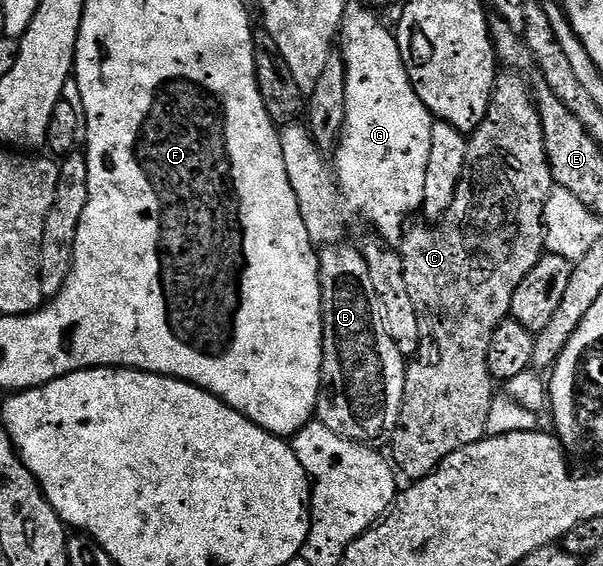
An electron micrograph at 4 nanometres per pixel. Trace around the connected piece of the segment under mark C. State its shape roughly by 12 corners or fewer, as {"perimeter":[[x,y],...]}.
{"perimeter":[[498,73],[451,208],[399,243],[419,316],[392,465],[486,437],[487,348],[555,183]]}

